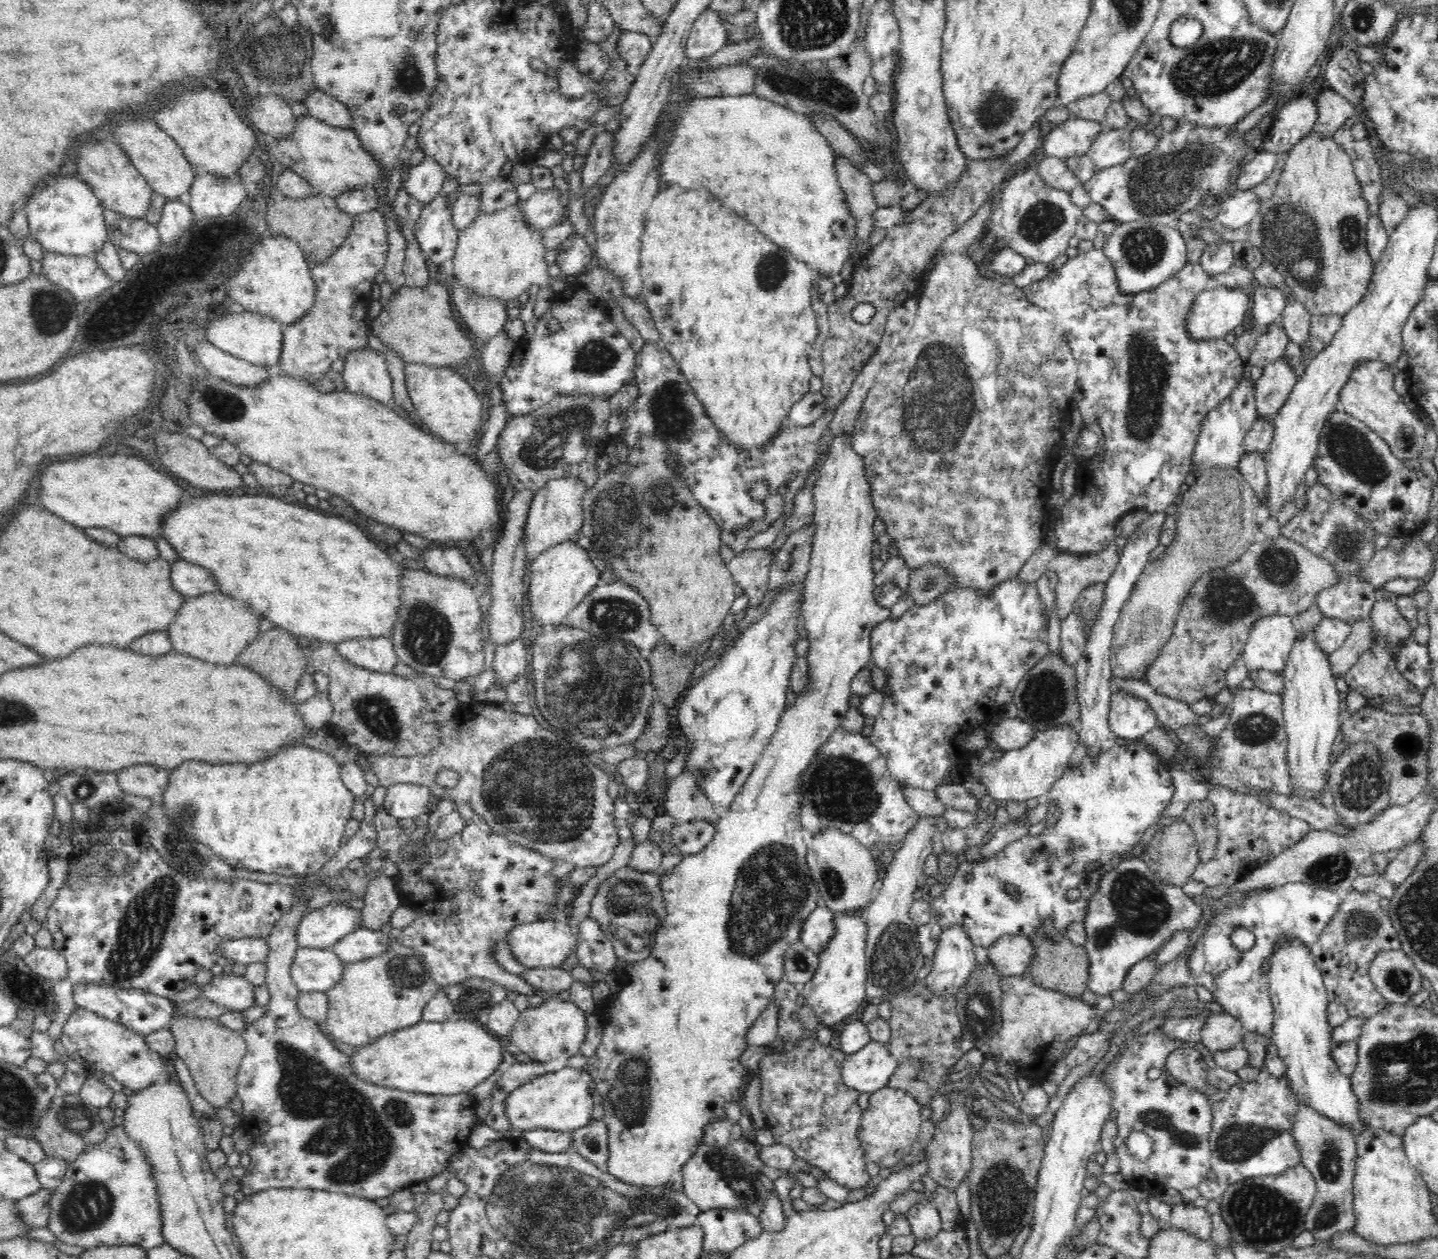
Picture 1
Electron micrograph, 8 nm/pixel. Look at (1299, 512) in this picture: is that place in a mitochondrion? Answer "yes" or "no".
no

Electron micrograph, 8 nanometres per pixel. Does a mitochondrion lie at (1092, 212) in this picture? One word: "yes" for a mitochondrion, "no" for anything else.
no

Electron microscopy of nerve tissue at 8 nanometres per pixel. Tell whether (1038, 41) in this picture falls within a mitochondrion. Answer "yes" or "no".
no

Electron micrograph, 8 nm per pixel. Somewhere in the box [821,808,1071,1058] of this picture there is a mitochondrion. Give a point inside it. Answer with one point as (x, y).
(893, 964)

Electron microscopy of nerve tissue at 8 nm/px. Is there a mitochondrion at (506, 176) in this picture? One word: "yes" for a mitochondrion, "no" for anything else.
no

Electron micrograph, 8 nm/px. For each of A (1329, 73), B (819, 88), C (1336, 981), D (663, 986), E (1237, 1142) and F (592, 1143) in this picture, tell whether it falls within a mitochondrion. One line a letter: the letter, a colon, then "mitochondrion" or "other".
A: other
B: mitochondrion
C: other
D: other
E: mitochondrion
F: mitochondrion

